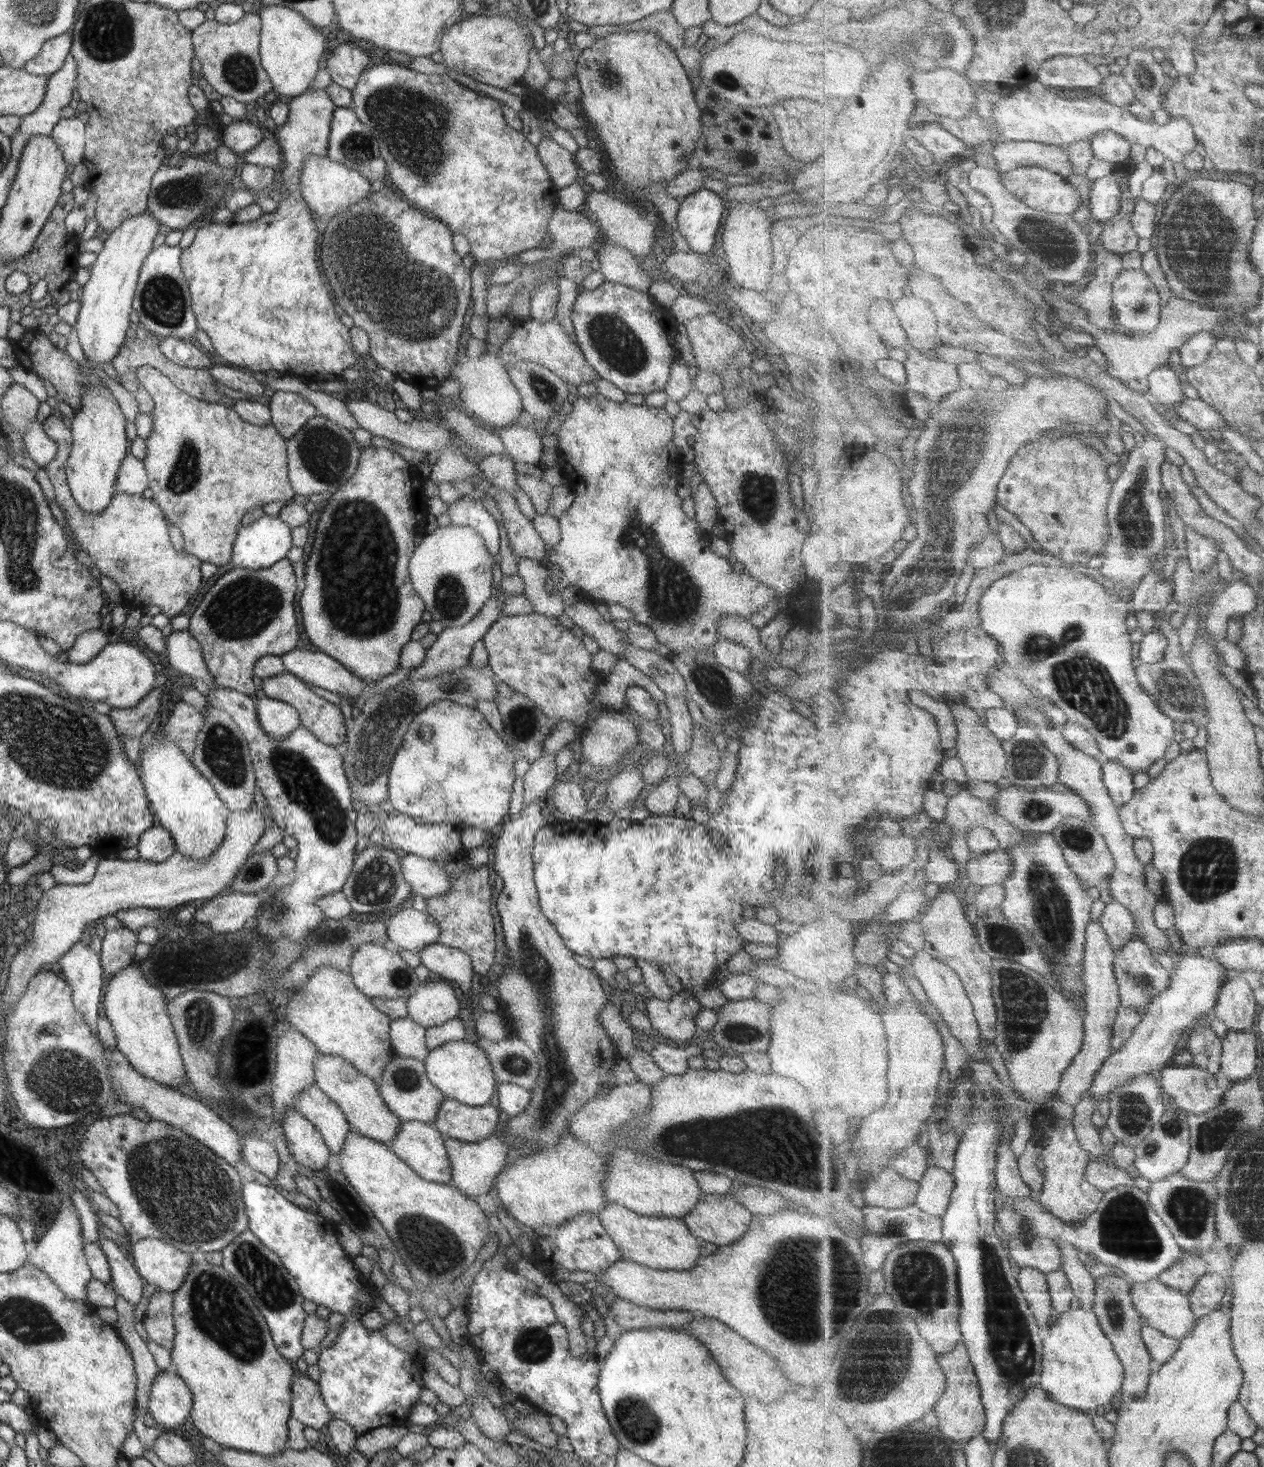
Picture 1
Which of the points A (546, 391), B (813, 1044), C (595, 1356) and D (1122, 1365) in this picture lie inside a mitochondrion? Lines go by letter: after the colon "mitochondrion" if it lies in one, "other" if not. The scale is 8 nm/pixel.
A: mitochondrion
B: other
C: other
D: other

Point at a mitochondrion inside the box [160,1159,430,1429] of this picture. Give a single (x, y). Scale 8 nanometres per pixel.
(221, 1310)

